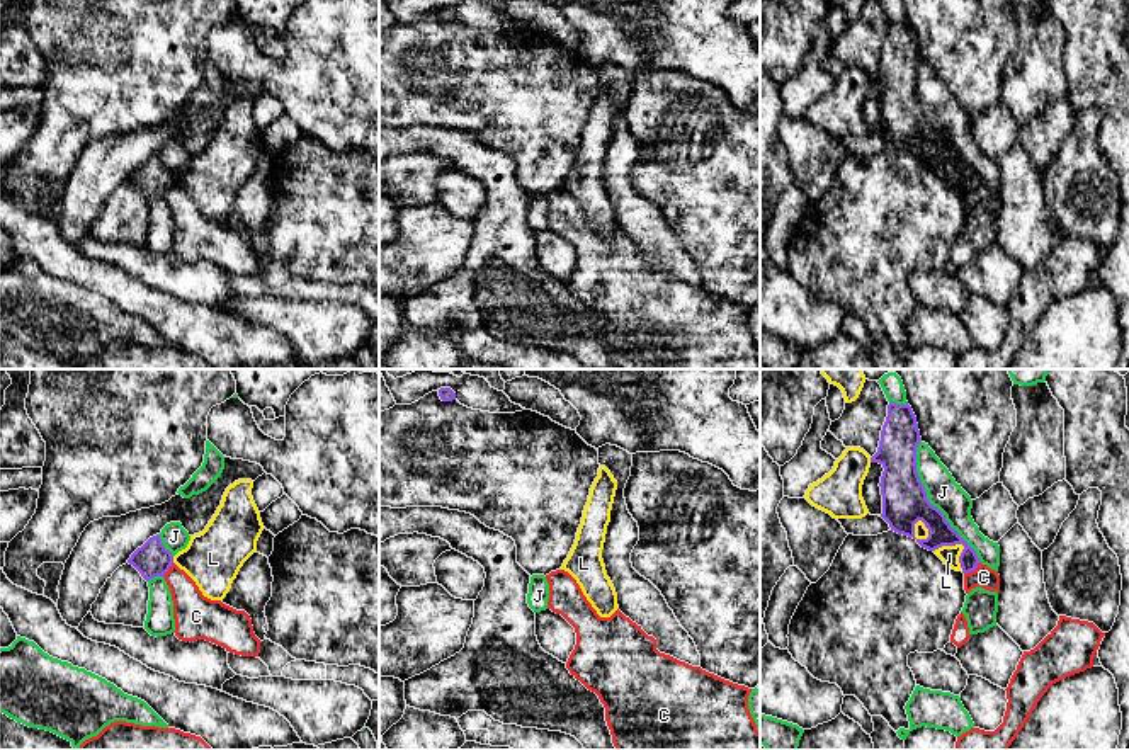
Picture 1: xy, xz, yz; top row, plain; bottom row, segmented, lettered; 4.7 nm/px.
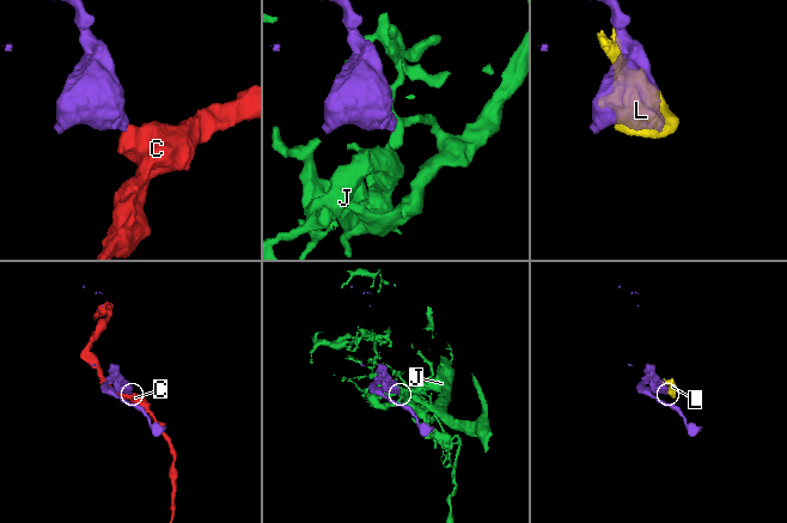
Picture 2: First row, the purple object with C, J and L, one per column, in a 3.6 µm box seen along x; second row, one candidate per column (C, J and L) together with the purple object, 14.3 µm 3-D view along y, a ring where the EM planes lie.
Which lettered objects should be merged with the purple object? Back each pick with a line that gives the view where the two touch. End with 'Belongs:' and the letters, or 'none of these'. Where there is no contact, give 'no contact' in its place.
Belongs: none of these

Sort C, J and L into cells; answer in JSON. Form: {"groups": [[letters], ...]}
{"groups": [["C"], ["J"], ["L"]]}

